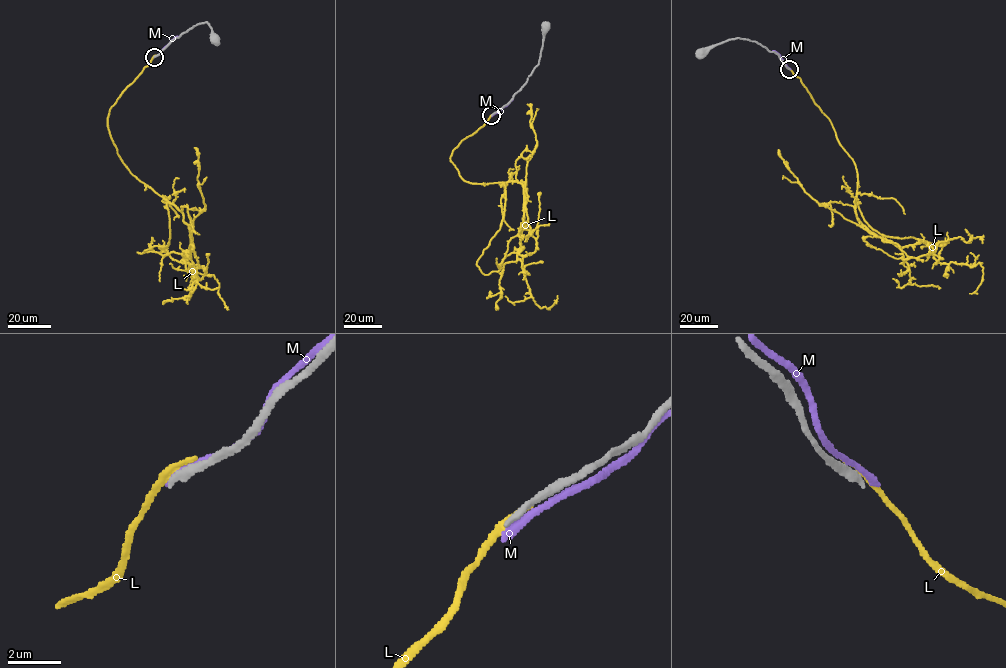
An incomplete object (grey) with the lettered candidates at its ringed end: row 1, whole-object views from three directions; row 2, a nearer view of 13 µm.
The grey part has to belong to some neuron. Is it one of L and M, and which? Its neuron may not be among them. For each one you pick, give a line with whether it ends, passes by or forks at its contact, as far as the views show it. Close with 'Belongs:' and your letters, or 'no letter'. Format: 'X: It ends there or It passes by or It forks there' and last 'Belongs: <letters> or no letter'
Belongs: no letter

